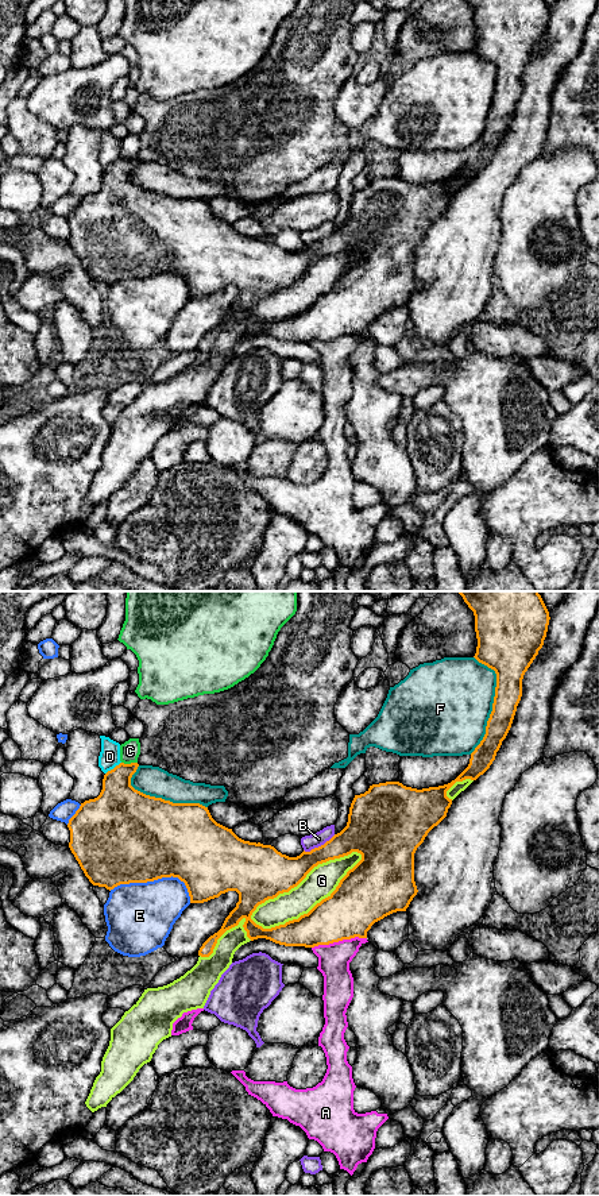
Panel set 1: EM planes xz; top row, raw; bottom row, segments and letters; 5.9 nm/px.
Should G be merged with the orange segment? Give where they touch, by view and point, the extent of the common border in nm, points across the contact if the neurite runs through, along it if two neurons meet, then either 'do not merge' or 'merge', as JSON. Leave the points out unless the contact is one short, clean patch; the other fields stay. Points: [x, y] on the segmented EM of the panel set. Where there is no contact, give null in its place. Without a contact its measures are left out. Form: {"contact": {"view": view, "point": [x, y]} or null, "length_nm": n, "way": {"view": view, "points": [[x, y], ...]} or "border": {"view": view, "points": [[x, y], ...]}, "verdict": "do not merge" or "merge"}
{"contact": {"view": "xz", "point": [304, 878]}, "length_nm": 750, "verdict": "merge"}

